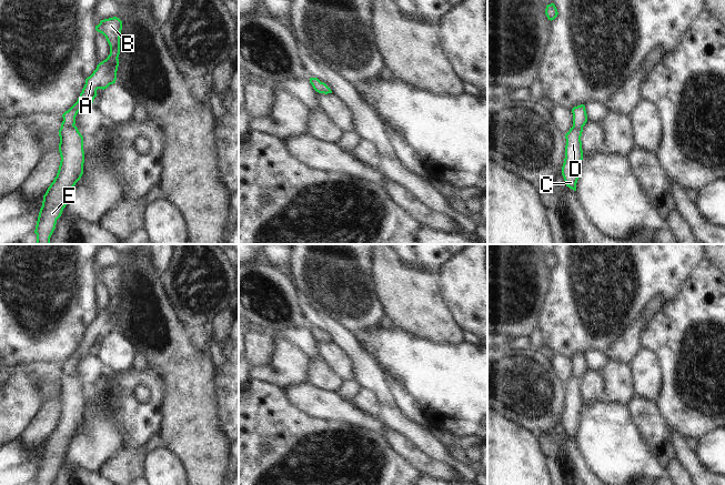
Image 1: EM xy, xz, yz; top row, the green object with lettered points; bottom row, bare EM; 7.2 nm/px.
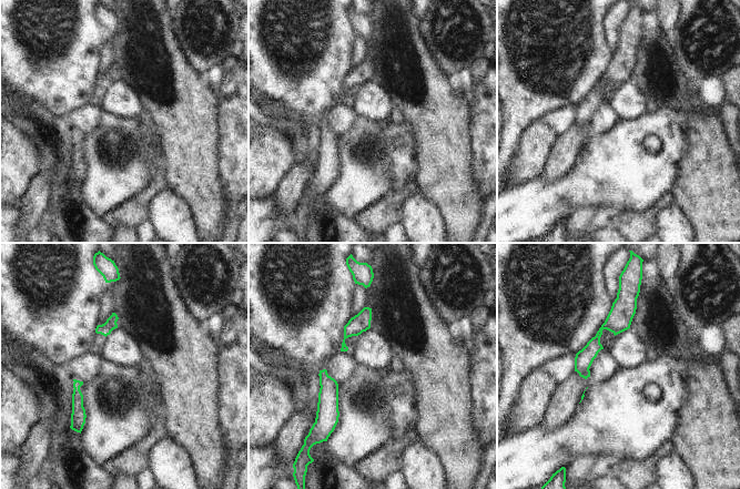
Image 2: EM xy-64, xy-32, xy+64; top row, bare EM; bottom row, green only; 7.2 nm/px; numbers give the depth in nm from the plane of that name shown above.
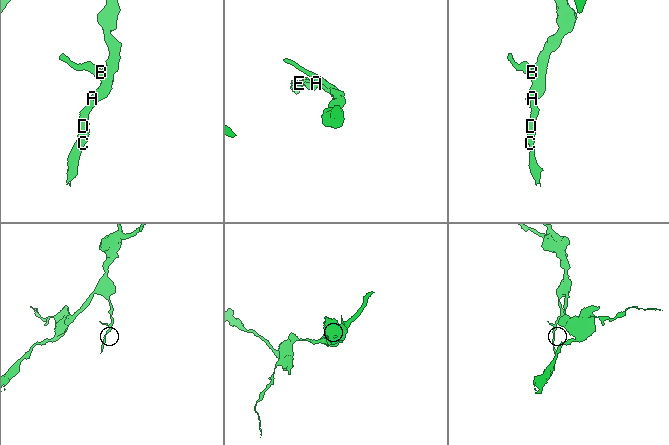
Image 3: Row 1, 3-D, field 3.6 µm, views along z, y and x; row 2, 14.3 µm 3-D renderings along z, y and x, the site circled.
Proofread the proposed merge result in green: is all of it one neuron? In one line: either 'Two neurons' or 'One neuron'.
One neuron

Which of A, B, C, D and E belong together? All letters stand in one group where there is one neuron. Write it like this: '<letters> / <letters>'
A B C D E

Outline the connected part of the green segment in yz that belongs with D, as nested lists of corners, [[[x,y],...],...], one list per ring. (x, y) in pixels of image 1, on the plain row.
[[[581,353],[572,357],[573,375],[565,383],[565,407],[562,415],[562,424],[566,435],[576,439],[576,432],[581,418],[581,411],[583,408],[582,398],[582,381],[583,375],[587,371],[587,363],[585,354]]]

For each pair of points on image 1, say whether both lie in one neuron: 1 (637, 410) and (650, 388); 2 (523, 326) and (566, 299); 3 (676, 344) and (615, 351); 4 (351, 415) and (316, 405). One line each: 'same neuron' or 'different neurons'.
1: different neurons
2: different neurons
3: different neurons
4: same neuron

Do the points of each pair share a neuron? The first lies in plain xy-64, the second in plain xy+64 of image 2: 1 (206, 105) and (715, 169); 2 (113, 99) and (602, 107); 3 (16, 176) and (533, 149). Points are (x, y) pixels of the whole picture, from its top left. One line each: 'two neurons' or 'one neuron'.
1: one neuron
2: two neurons
3: one neuron

